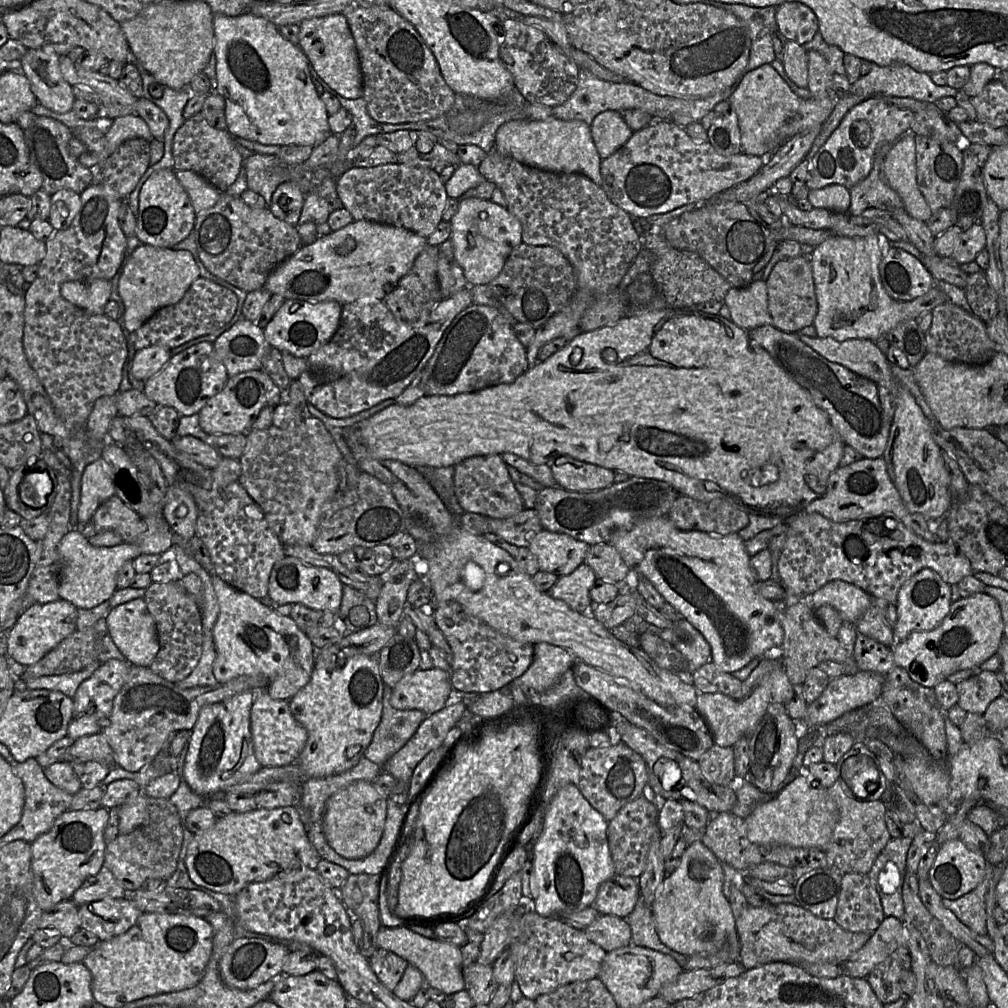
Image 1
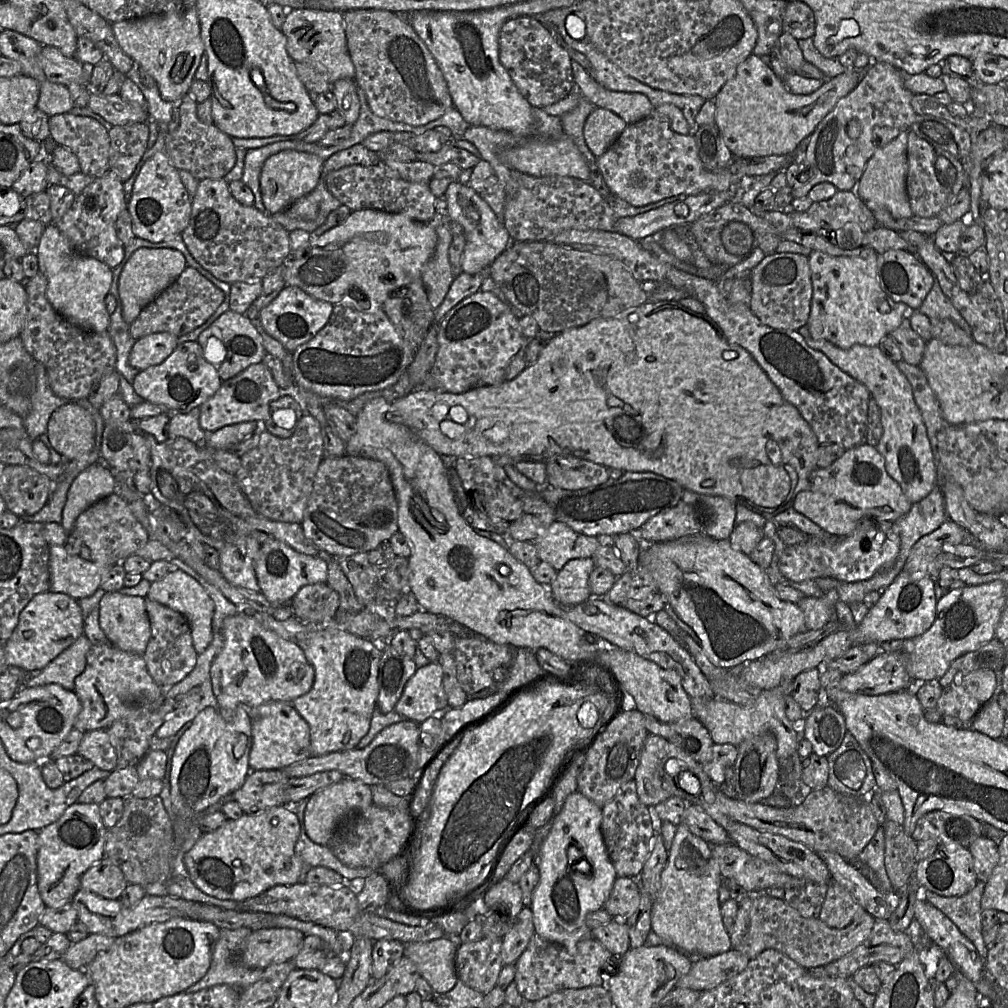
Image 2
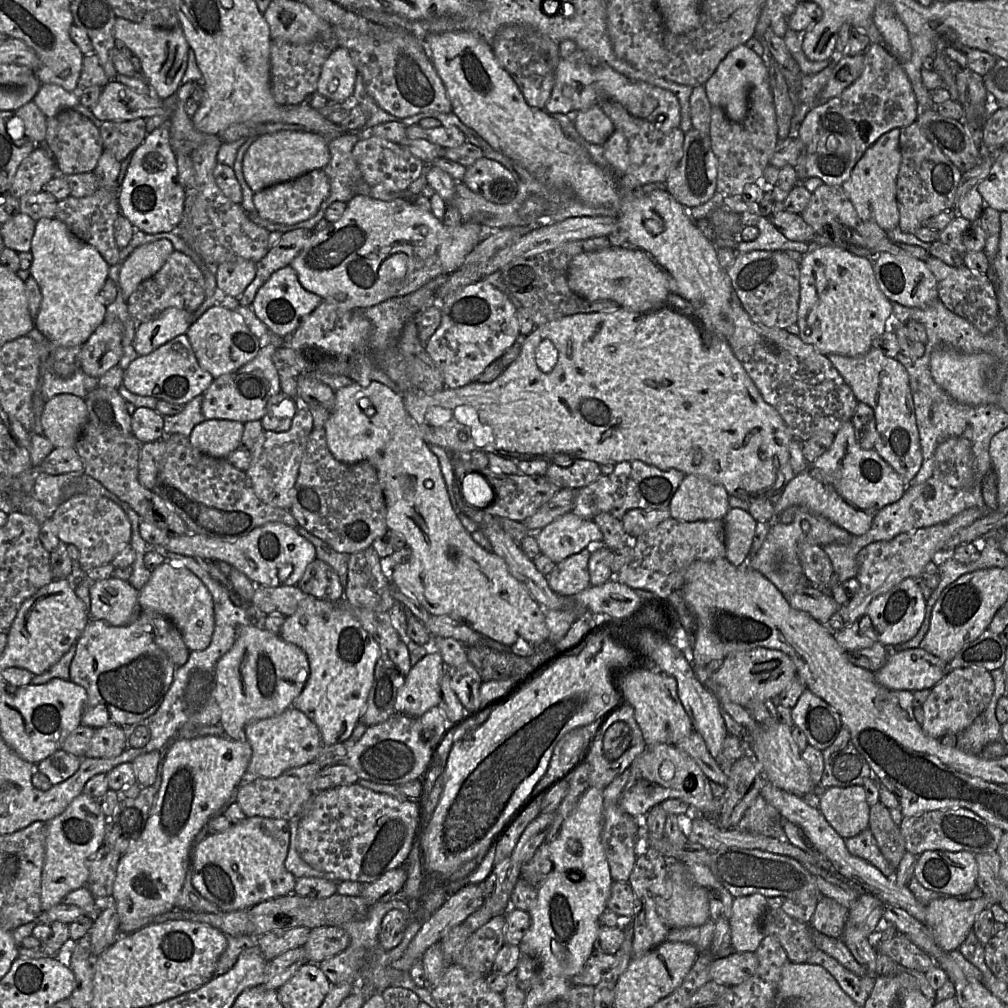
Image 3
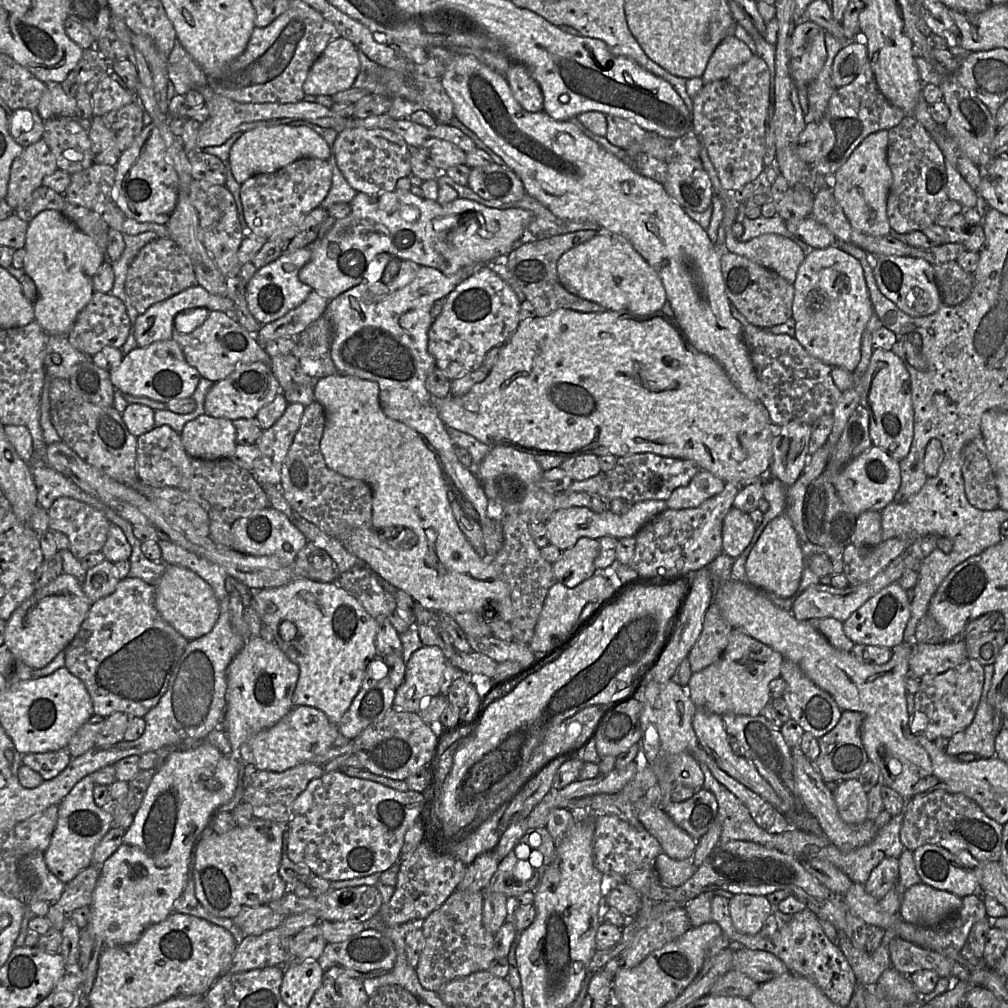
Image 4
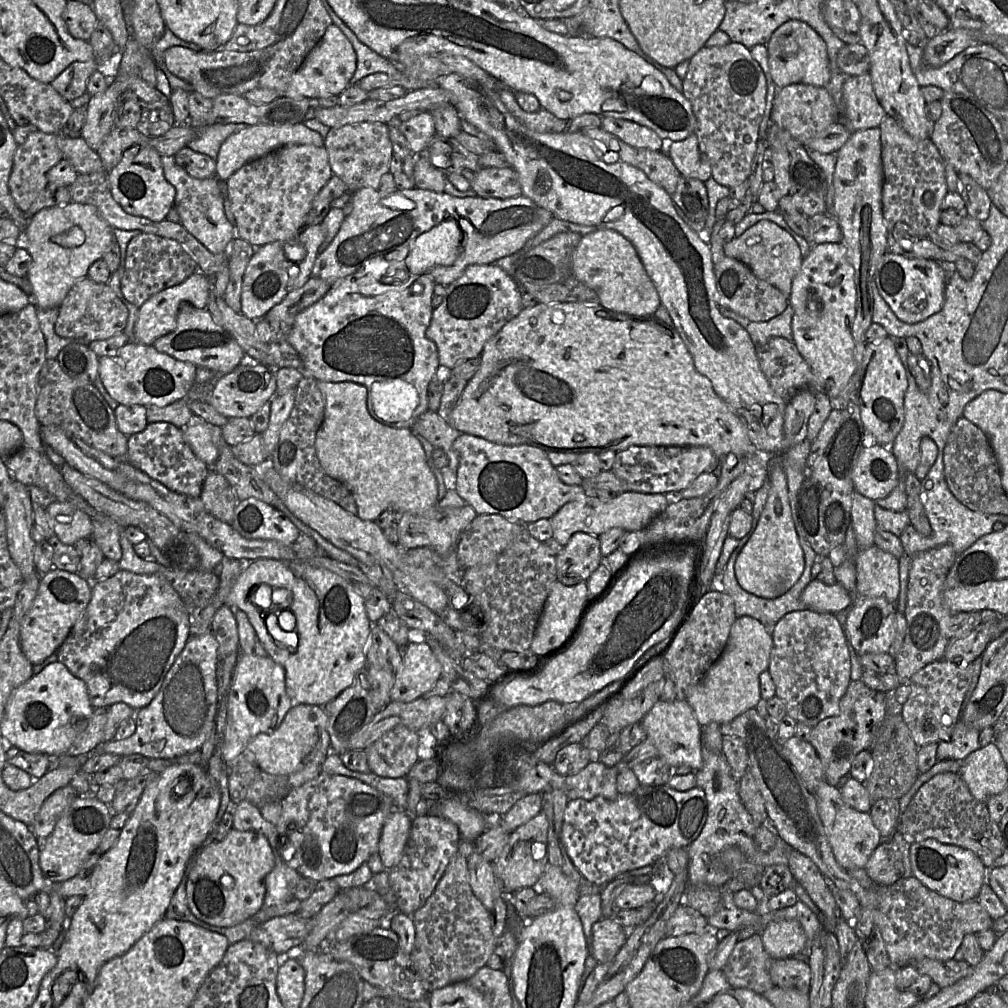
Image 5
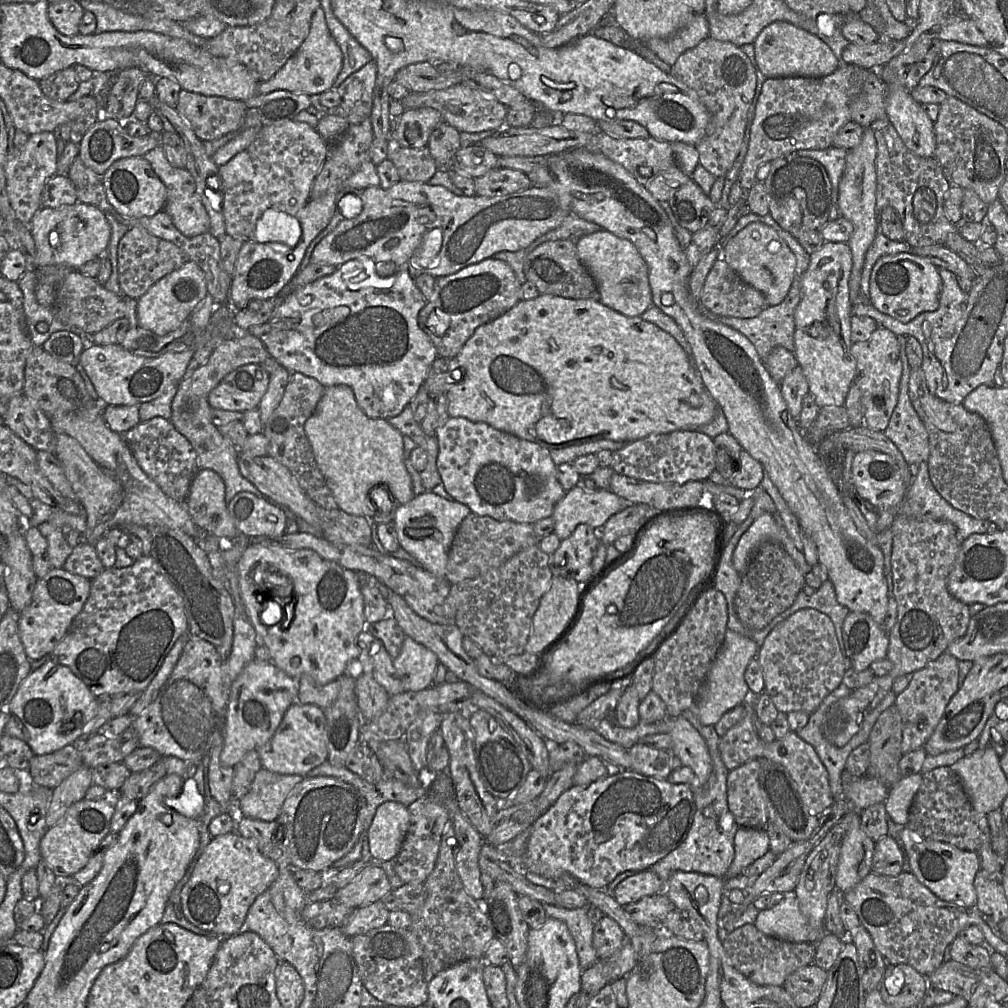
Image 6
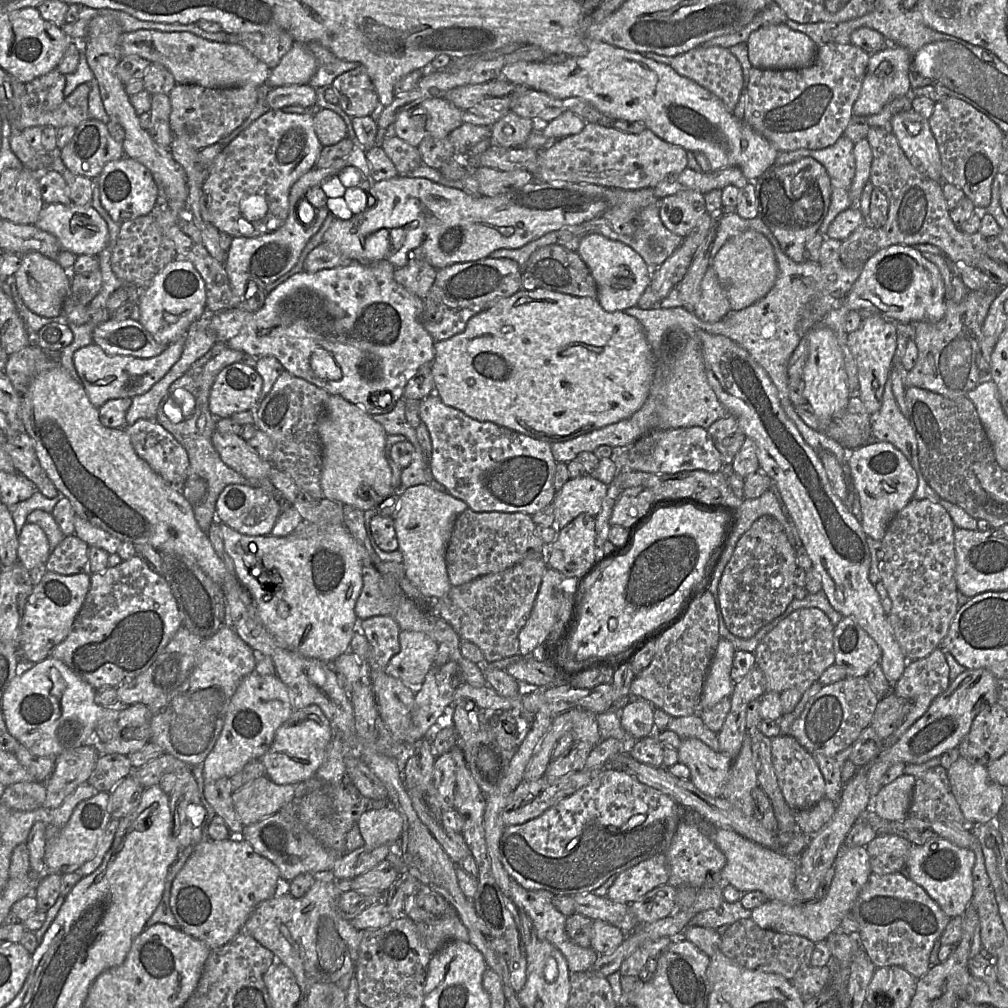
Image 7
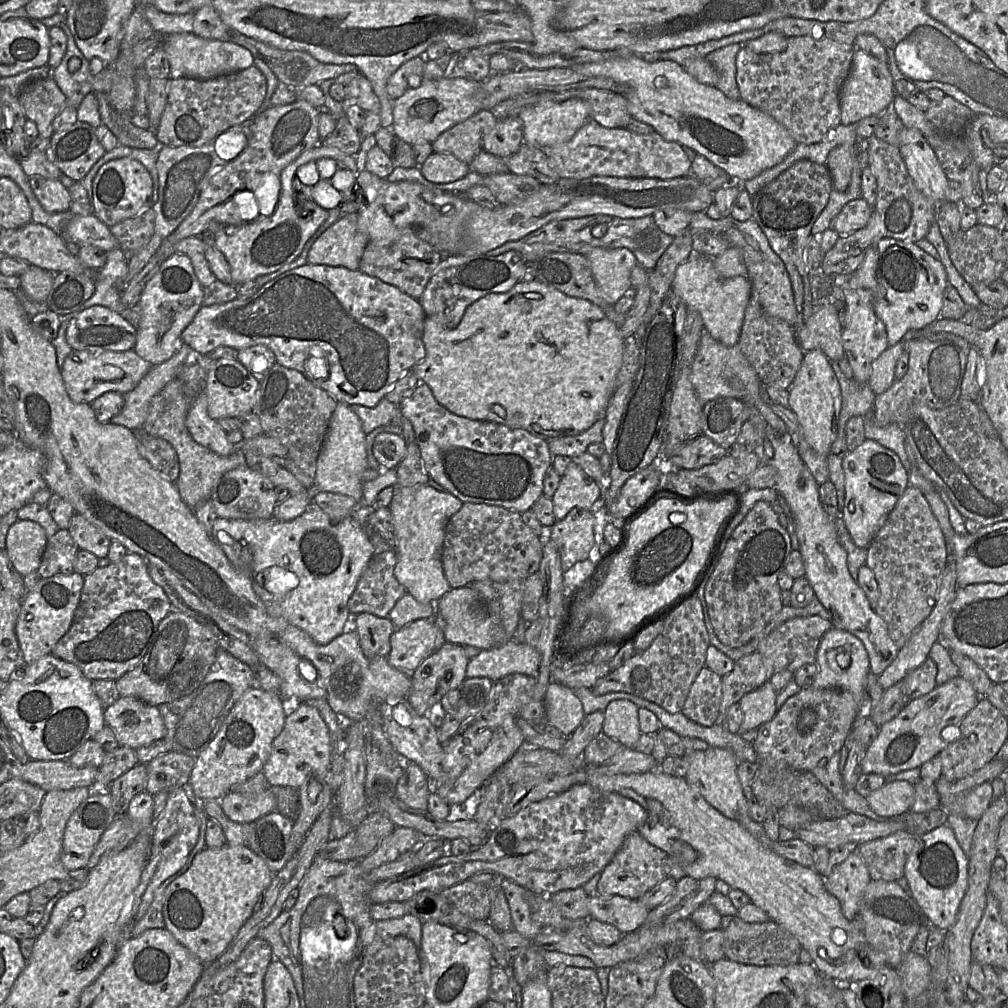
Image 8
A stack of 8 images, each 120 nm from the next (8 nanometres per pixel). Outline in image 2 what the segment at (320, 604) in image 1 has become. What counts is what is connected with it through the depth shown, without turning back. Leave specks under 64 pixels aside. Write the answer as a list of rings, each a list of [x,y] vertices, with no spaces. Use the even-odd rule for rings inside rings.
[[[282,542],[262,543],[255,573],[261,592],[274,605],[287,605],[303,586],[326,583],[328,578],[326,561],[299,553]]]

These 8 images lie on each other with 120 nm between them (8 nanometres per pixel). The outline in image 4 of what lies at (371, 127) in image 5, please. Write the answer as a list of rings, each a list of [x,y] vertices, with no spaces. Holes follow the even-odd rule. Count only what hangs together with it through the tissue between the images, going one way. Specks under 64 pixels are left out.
[[[344,128],[338,132],[331,149],[337,166],[358,192],[379,194],[395,191],[397,181],[412,174],[410,146],[390,129]]]

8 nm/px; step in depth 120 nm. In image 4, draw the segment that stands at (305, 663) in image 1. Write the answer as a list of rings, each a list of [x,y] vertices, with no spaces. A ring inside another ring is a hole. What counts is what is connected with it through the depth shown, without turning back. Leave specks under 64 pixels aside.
[[[260,636],[247,640],[229,663],[226,672],[223,729],[233,752],[237,752],[252,736],[275,725],[291,711],[298,678],[299,667],[275,642],[267,642]]]

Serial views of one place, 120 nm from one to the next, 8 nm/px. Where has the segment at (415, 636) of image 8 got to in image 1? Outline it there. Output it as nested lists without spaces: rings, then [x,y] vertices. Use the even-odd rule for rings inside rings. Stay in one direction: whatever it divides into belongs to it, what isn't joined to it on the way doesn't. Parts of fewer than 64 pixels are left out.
[[[439,668],[404,676],[393,688],[391,705],[398,710],[420,710],[432,715],[454,699],[449,673]]]

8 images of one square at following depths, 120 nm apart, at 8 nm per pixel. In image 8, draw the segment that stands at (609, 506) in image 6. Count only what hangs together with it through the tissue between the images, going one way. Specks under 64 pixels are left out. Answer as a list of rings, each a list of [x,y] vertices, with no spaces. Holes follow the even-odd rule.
[[[572,461],[561,476],[552,501],[556,521],[560,521],[573,508],[595,510],[603,501],[603,485],[589,477],[576,461]]]

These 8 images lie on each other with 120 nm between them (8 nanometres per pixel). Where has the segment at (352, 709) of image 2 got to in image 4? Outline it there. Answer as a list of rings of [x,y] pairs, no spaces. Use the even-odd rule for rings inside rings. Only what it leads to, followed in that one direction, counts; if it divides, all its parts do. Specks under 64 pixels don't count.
[[[302,579],[280,587],[252,590],[251,606],[258,613],[263,626],[272,633],[274,642],[286,656],[299,667],[299,678],[292,696],[293,706],[310,706],[321,710],[330,723],[336,726],[358,694],[368,664],[377,657],[376,620],[364,610],[355,597],[336,583]],[[281,624],[286,626],[289,635],[288,629],[295,627],[297,640],[284,640],[280,634]]]

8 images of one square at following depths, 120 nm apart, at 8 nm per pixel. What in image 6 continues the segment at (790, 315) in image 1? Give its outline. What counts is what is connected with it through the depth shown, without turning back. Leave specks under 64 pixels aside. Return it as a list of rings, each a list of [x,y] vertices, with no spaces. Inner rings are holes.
[[[722,258],[707,275],[698,302],[709,312],[753,318],[769,305],[763,293],[747,284]]]

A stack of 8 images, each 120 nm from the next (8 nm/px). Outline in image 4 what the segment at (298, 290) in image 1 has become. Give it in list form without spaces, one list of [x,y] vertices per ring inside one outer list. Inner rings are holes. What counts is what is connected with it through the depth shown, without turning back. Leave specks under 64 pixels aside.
[[[410,190],[367,194],[357,192],[348,216],[336,220],[332,228],[311,245],[311,258],[299,272],[302,283],[331,300],[362,283],[376,295],[388,295],[407,285],[422,266],[452,275],[465,266],[505,260],[527,234],[532,214],[523,208],[489,208],[473,200],[457,198],[447,204],[420,198]]]

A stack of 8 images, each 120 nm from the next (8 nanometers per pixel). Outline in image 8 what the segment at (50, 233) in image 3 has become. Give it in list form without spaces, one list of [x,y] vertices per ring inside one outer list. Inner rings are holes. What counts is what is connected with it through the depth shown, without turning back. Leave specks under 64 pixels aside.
[[[94,214],[73,215],[66,224],[62,238],[78,245],[88,244],[102,248],[106,252],[119,246],[117,238],[110,227],[100,221]]]

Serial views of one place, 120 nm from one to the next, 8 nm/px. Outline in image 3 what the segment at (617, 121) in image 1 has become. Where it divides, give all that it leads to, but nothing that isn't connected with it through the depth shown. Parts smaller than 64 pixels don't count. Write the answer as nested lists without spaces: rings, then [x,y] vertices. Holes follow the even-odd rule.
[[[599,105],[577,112],[572,117],[580,136],[588,143],[603,146],[615,131],[611,119]]]

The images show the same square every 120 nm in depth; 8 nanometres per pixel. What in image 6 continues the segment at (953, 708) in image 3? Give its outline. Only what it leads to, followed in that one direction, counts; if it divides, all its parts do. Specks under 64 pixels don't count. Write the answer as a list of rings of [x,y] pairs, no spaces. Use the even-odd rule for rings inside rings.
[[[947,652],[937,659],[928,662],[923,668],[910,676],[905,690],[896,696],[895,704],[902,719],[902,754],[923,748],[941,720],[946,706],[958,691],[959,667],[958,659]]]

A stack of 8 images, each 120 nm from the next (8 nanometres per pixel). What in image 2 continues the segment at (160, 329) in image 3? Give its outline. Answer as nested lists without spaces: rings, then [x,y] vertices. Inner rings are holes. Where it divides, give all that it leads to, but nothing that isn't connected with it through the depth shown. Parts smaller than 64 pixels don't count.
[[[167,332],[144,336],[135,341],[129,362],[139,371],[159,365],[172,354],[177,345],[178,337]]]

